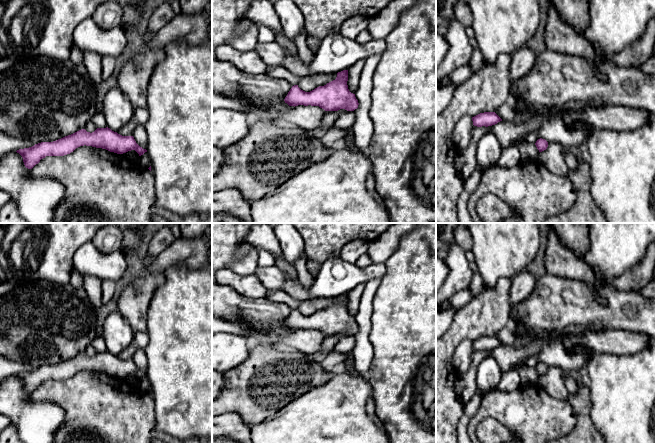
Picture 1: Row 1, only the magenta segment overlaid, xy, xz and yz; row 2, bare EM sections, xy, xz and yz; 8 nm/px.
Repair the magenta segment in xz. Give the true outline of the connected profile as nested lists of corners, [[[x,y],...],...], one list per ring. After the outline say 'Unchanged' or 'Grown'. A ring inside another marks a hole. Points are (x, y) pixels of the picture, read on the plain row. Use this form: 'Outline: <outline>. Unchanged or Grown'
Outline: [[[348,294],[337,297],[335,304],[319,310],[310,316],[301,314],[298,309],[292,310],[284,325],[289,330],[319,330],[325,335],[345,333],[354,335],[358,332],[358,324],[347,309]]]. Unchanged

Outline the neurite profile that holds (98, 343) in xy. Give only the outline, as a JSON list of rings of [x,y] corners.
[[[96,336],[91,345],[96,349],[97,352],[107,351],[106,342],[103,336]]]

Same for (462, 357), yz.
[[[464,339],[455,349],[452,361],[458,374],[464,374],[469,370],[473,350],[472,341],[469,339]]]

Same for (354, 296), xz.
[[[365,283],[358,284],[355,288],[349,291],[348,294],[348,313],[351,317],[355,318],[359,312],[360,299],[365,287]]]

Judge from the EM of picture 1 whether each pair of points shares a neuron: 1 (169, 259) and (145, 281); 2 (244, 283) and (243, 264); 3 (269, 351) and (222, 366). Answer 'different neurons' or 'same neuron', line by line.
1: different neurons
2: different neurons
3: different neurons

